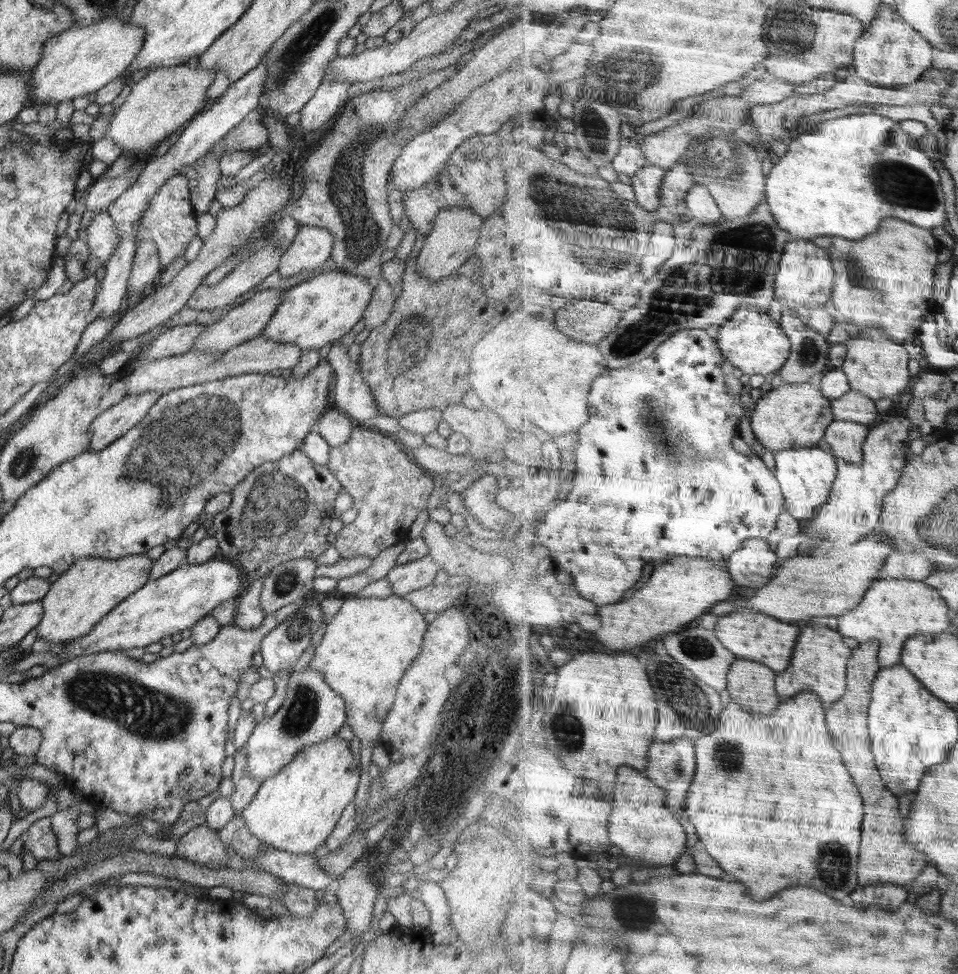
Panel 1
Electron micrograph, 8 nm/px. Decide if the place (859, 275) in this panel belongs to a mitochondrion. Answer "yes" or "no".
yes

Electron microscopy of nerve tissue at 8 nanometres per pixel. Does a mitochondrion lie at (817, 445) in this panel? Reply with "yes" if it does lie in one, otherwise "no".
no

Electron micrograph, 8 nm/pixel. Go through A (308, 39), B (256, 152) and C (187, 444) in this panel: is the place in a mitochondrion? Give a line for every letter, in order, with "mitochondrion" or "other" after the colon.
A: mitochondrion
B: other
C: mitochondrion

